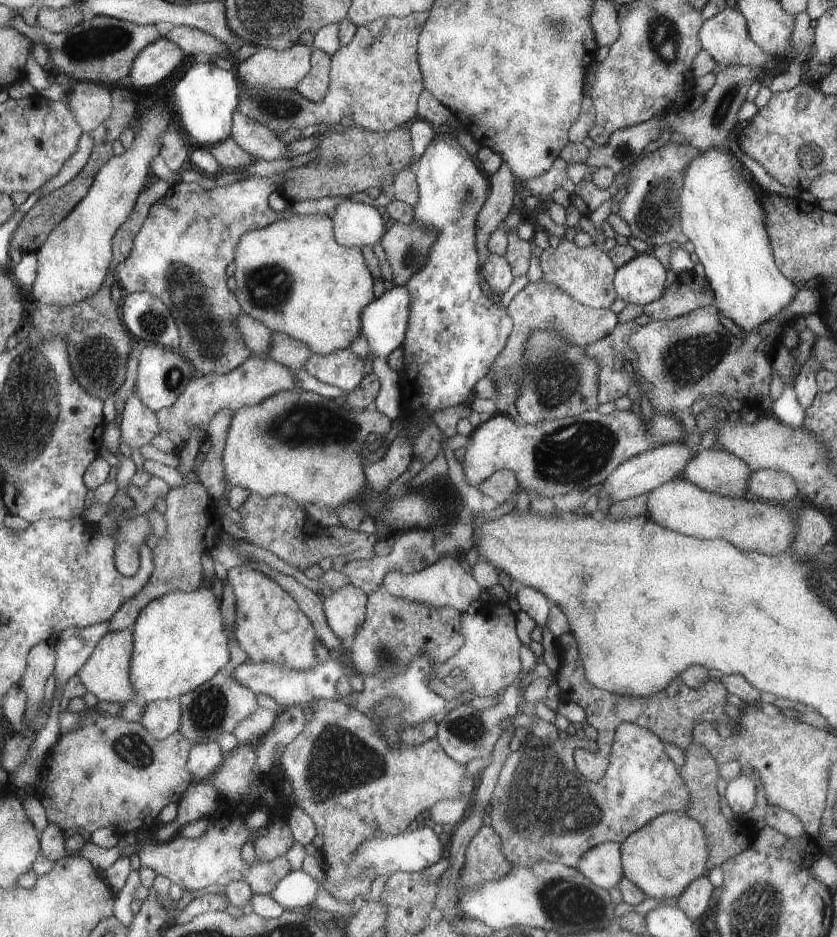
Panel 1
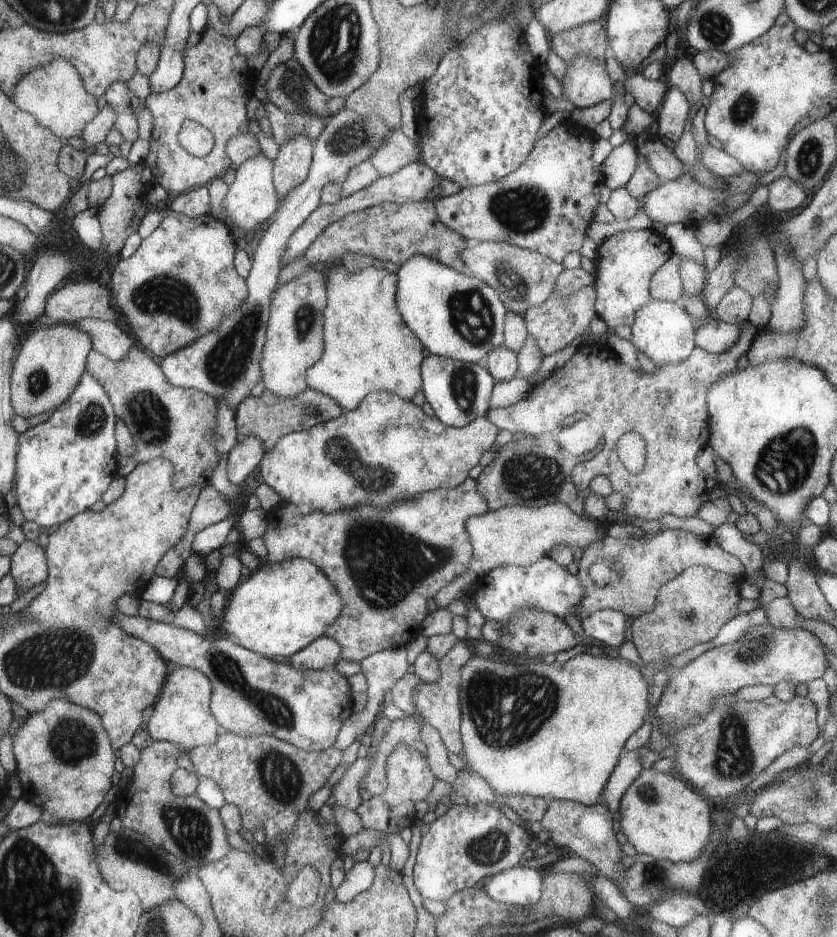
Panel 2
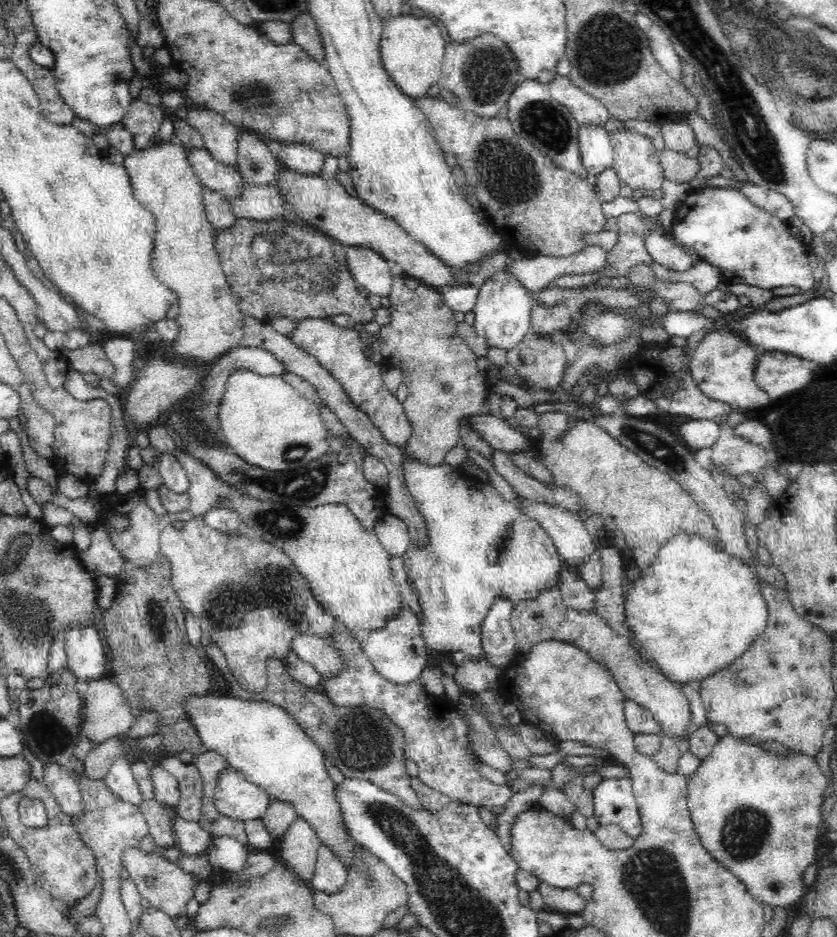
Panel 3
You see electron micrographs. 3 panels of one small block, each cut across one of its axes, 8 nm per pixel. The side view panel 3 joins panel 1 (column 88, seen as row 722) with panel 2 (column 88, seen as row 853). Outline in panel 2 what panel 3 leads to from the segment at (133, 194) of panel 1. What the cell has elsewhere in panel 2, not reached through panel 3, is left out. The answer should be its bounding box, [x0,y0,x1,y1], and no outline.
[11,322,91,418]

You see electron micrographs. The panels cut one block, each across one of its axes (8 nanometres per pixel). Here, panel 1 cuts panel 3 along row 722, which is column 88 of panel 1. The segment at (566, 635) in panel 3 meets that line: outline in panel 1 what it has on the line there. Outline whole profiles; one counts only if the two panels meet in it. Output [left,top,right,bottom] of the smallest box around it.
[75,632,135,706]

